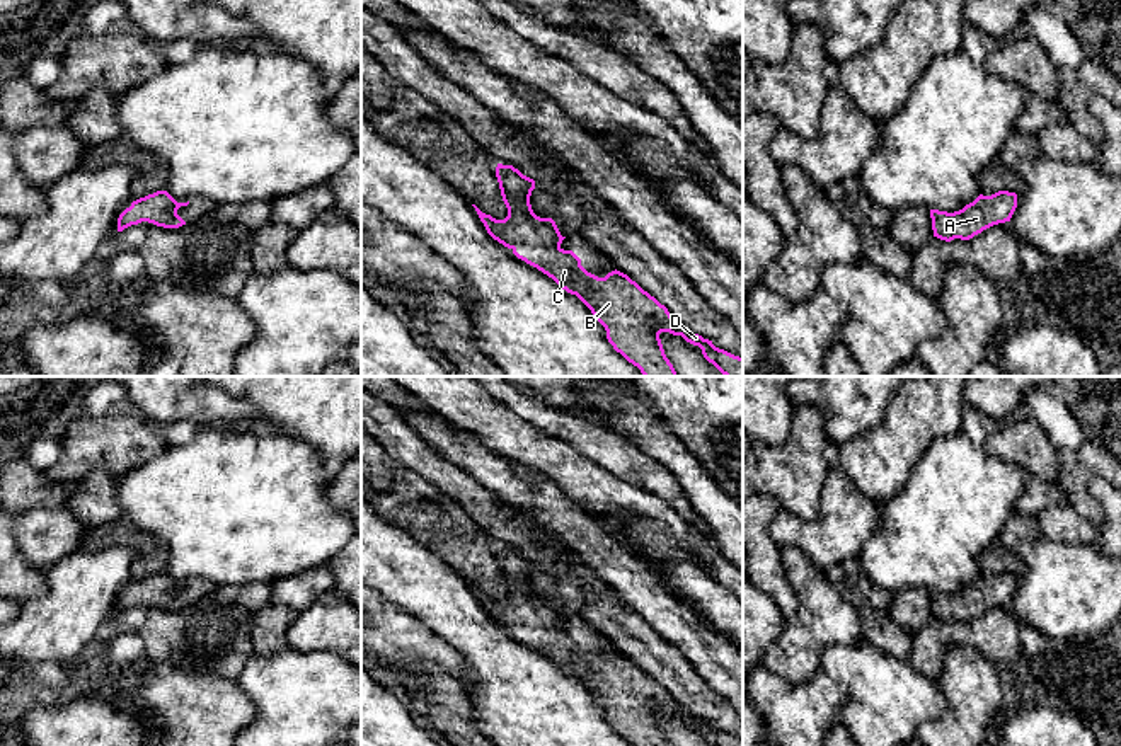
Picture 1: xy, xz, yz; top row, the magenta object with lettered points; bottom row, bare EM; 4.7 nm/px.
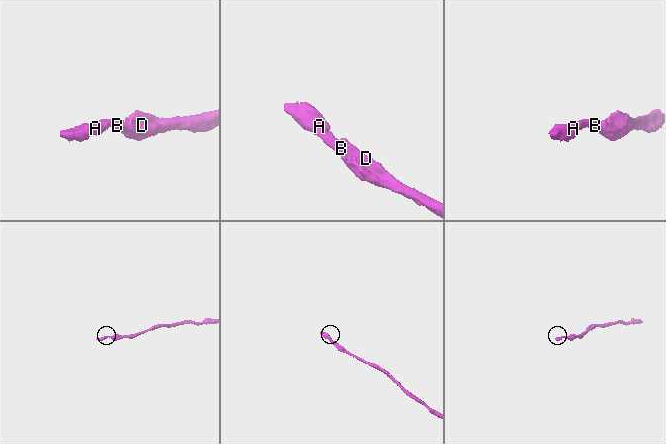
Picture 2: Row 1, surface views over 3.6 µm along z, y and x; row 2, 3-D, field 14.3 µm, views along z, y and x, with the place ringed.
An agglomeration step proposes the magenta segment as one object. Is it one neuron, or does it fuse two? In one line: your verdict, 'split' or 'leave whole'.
leave whole

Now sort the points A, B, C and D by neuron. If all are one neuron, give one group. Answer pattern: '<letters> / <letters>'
A B C D

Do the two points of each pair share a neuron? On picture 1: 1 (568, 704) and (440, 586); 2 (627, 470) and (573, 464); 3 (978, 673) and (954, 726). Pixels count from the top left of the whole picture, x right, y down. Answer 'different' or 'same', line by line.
1: same
2: different
3: same

